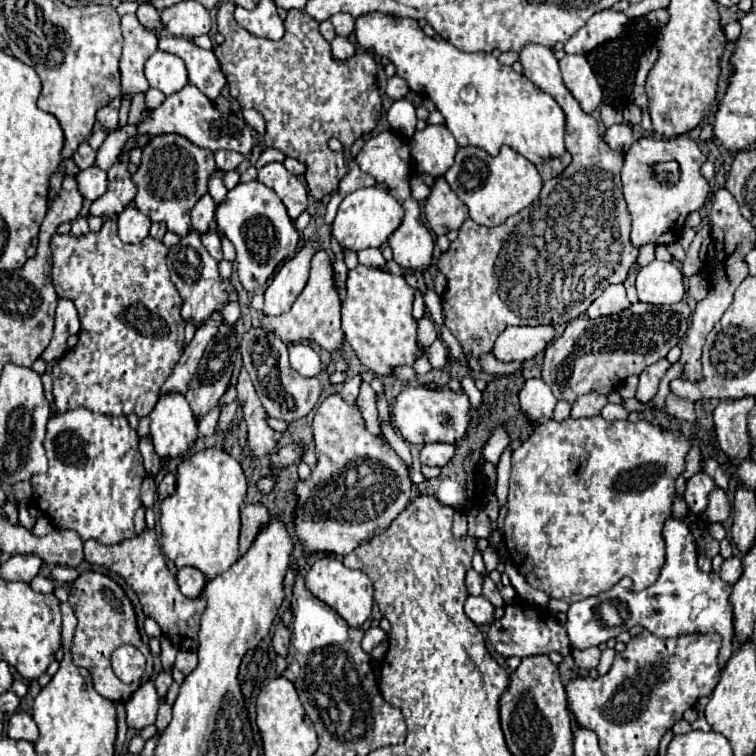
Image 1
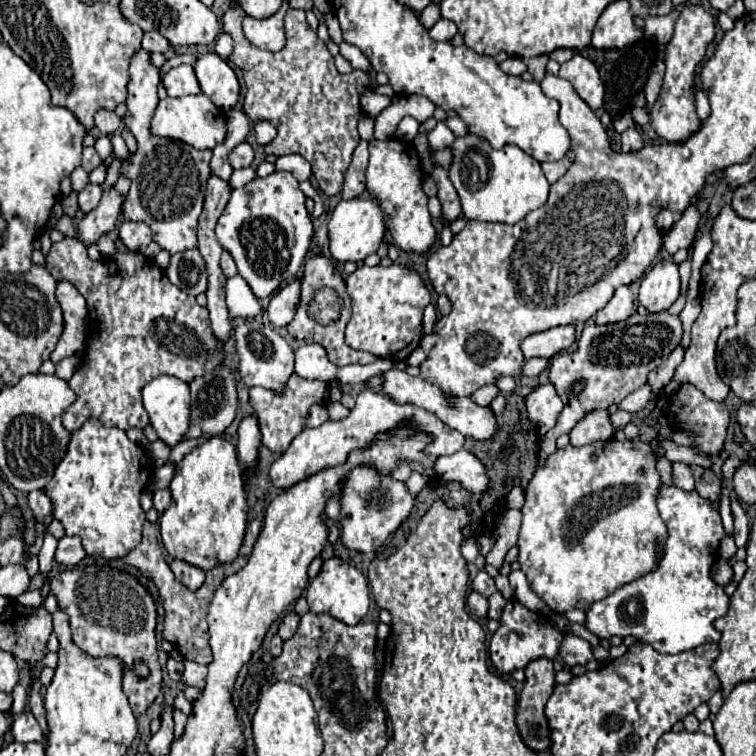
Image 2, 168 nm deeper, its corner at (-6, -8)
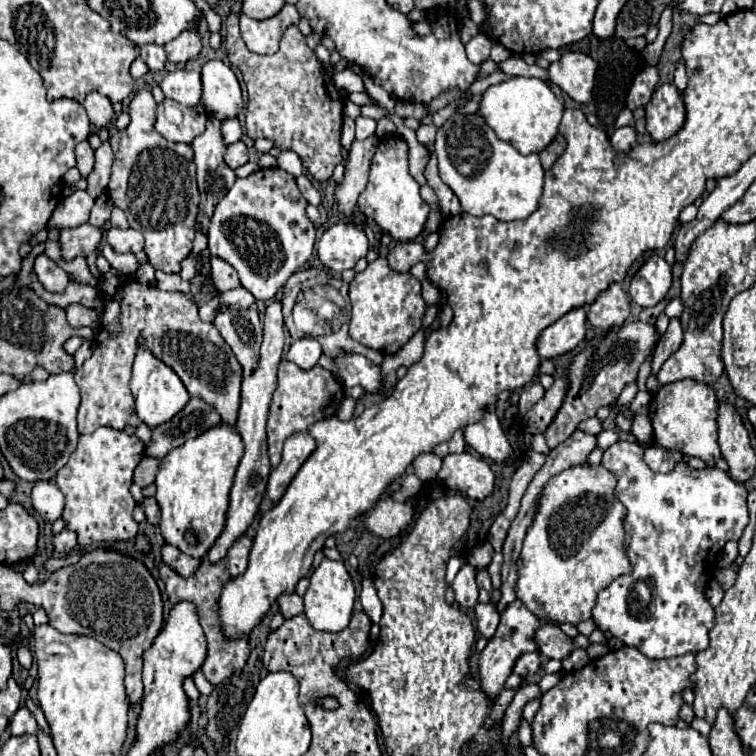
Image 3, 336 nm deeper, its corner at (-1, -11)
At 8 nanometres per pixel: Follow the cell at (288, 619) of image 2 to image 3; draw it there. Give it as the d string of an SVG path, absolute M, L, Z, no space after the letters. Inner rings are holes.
M292 593L292 595L280 595L278 609L280 609L280 613L282 613L284 619L292 619L294 615L300 615L304 611L302 597L298 597L296 593Z

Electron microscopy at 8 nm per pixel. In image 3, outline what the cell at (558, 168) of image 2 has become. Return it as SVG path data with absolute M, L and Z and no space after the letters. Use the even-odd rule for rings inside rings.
M556 135L556 139L540 153L540 161L542 161L542 167L548 171L554 163L556 163L556 159L562 155L562 151L566 149L566 141L564 141L564 137L562 135Z

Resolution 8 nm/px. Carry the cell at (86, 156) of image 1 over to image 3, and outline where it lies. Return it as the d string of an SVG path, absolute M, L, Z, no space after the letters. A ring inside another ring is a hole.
M82 141L76 145L76 167L82 173L82 177L88 177L94 167L94 149L88 145L88 141Z

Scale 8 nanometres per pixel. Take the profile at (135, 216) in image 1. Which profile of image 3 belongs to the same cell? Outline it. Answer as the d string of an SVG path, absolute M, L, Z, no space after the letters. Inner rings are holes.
M112 227L106 233L106 241L114 247L118 253L140 253L144 249L144 235L134 229L118 229Z

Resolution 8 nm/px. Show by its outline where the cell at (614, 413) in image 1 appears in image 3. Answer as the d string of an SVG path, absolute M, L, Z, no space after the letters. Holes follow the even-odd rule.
M618 441L618 443L614 443L610 449L604 451L602 465L604 465L606 469L610 469L610 471L616 473L616 477L618 477L616 495L618 495L618 499L626 505L626 509L628 509L628 515L626 515L626 521L624 521L624 529L626 529L626 545L628 545L626 553L628 553L628 559L630 559L630 563L632 563L632 573L618 577L610 587L606 587L604 591L598 593L596 605L594 605L594 609L592 609L592 619L594 619L594 623L596 623L596 627L598 627L600 631L610 631L614 637L622 639L626 645L638 647L638 649L640 649L646 657L650 657L650 659L676 657L676 655L684 655L684 653L698 653L698 651L702 651L702 649L708 647L708 631L714 627L714 607L710 605L710 601L708 601L708 597L706 597L706 585L708 585L708 581L710 581L710 577L712 577L712 571L716 569L718 555L720 555L722 547L726 545L726 541L730 541L730 539L740 539L744 527L748 525L746 489L744 489L742 483L732 481L732 479L726 475L726 471L720 471L720 469L716 469L716 467L692 469L692 467L688 467L684 461L680 461L680 463L674 467L674 471L670 471L670 473L654 473L654 471L646 465L646 461L642 459L642 455L644 455L642 445L640 445L640 443L634 443L634 441ZM638 581L646 581L646 583L648 583L648 587L650 587L650 591L652 591L652 599L650 599L650 603L648 603L646 609L642 609L640 613L634 613L634 611L632 611L632 607L634 607L634 603L636 603L634 585L636 585Z

